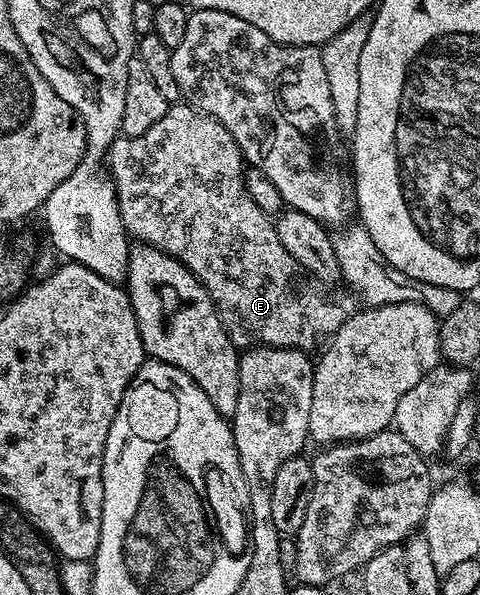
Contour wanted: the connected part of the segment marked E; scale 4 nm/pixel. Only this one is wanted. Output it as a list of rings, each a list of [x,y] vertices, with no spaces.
[[[185,104],[167,105],[164,116],[144,132],[144,136],[132,136],[131,138],[120,136],[110,146],[106,154],[105,165],[108,167],[110,179],[114,181],[114,191],[118,193],[118,211],[122,217],[122,227],[126,229],[127,235],[135,243],[154,246],[162,250],[168,256],[172,256],[177,262],[182,262],[202,282],[202,287],[208,292],[208,296],[218,309],[218,315],[222,321],[222,327],[226,335],[232,339],[235,346],[239,348],[253,348],[255,346],[279,346],[280,348],[292,348],[293,350],[313,351],[314,342],[329,339],[339,330],[348,317],[348,309],[342,302],[329,298],[325,289],[319,288],[308,277],[305,270],[299,266],[292,256],[288,256],[288,248],[280,244],[280,236],[276,232],[271,215],[264,213],[248,196],[246,191],[246,179],[244,177],[244,159],[240,148],[226,128],[214,118],[207,114],[201,114],[192,106]]]

